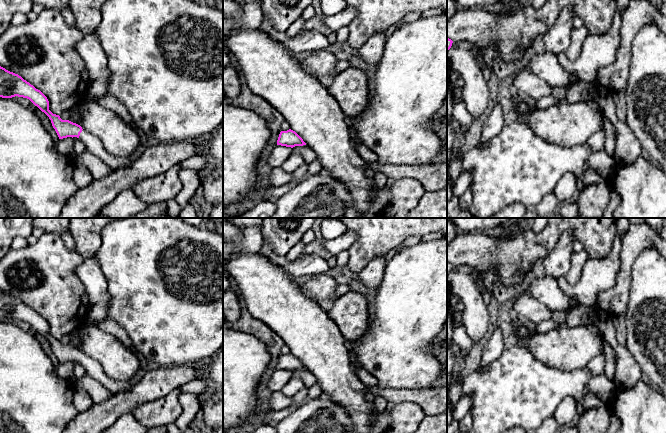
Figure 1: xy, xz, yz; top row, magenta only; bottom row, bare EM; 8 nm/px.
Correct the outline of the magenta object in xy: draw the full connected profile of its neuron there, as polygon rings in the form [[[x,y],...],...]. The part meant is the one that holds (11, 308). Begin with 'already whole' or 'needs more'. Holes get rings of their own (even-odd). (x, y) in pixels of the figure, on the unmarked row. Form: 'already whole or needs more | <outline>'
needs more | [[[0,290],[0,321],[23,321],[29,323],[35,330],[44,336],[51,344],[59,363],[67,361],[80,362],[87,374],[100,382],[111,394],[128,391],[131,384],[127,381],[115,381],[109,378],[101,364],[84,354],[80,349],[69,344],[62,344],[59,339],[49,334],[47,321],[18,298],[10,296]]]

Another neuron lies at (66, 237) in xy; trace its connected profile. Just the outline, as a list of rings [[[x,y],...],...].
[[[63,233],[60,235],[61,239],[65,243],[66,247],[71,250],[75,251],[75,240],[73,237],[70,235],[70,233]]]

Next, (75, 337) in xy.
[[[77,330],[69,333],[69,335],[71,339],[69,345],[79,349],[81,345],[81,335],[77,332]]]

